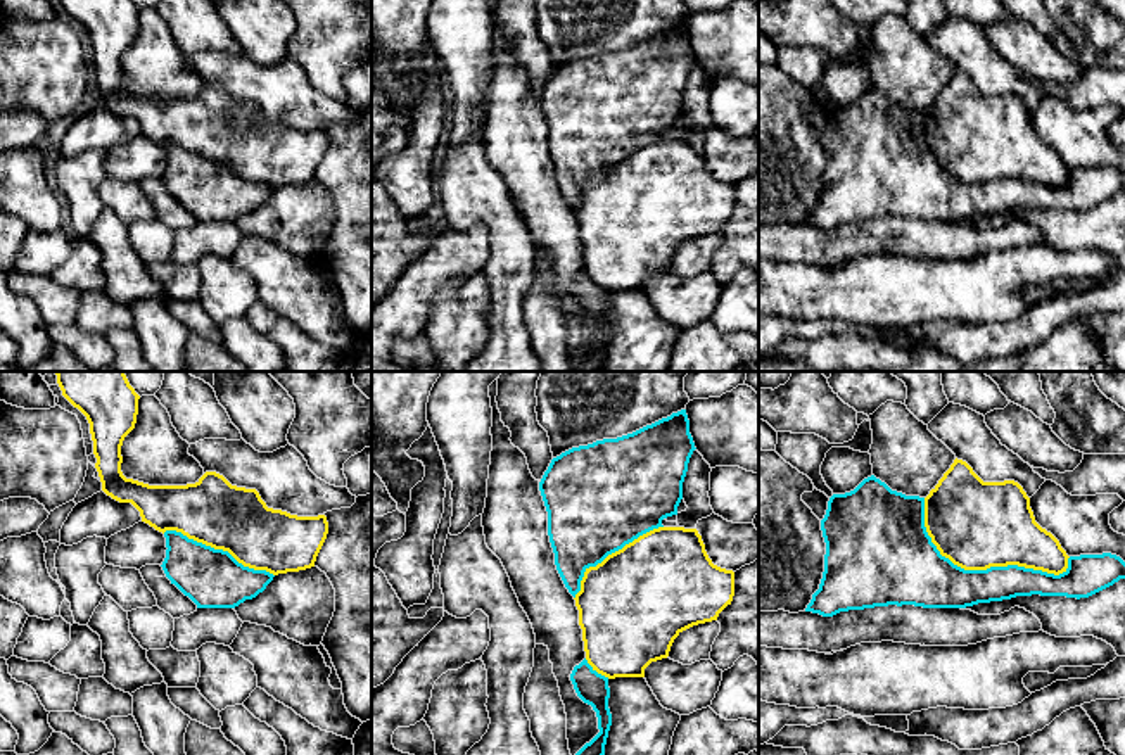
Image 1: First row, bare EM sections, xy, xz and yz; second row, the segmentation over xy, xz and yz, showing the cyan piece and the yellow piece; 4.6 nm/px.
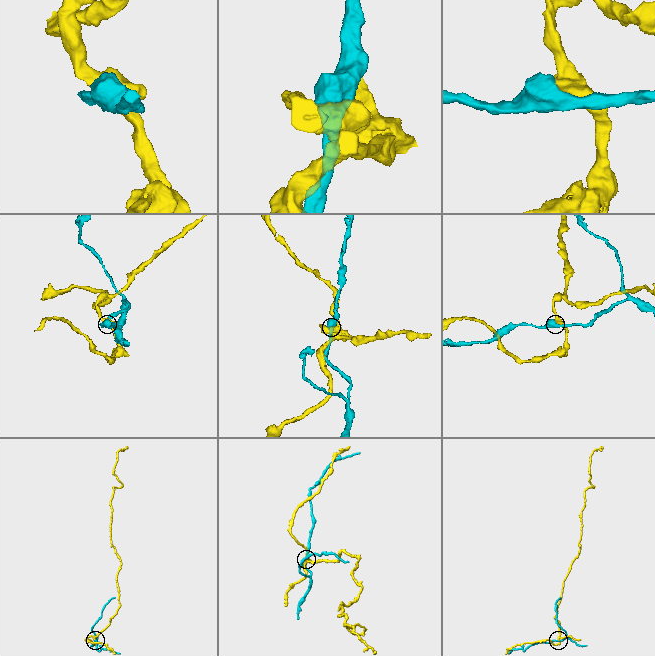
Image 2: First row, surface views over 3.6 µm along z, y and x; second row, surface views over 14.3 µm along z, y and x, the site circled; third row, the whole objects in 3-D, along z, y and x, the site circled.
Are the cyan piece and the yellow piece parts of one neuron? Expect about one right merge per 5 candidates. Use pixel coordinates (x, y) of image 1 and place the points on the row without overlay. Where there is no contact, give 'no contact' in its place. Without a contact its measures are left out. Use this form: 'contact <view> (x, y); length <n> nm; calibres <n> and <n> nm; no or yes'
contact yz (977, 183); length 750 nm; calibres 260 and 400 nm; no

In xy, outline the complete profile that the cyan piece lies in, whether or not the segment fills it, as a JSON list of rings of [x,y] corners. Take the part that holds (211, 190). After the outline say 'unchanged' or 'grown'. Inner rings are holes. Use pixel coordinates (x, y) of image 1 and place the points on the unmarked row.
[[[166,143],[166,190],[197,221],[235,221],[256,211],[273,194],[273,187],[238,176],[228,164],[214,162],[181,145]]]; unchanged

